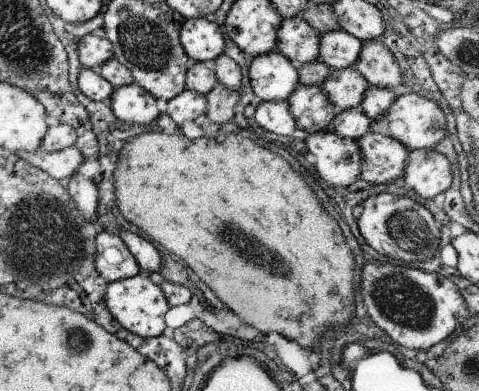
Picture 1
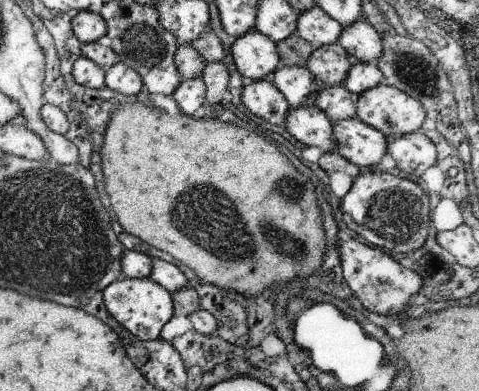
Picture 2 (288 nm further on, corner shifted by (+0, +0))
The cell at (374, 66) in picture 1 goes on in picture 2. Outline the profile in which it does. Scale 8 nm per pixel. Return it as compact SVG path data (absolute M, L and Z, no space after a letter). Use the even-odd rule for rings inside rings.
M357 20L351 26L343 28L341 36L337 38L337 44L347 50L353 62L369 64L369 62L375 62L383 52L383 44L375 28L365 20Z

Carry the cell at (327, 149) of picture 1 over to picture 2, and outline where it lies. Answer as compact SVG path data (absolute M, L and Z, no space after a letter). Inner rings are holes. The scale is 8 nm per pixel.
M299 106L289 108L285 116L285 130L301 144L317 146L323 154L335 152L335 138L333 138L333 124L329 122L327 114L313 106Z

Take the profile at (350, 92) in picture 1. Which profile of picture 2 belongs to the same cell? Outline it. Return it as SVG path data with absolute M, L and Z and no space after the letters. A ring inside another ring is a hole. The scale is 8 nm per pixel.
M335 42L313 50L311 58L305 62L305 68L313 74L317 84L329 88L345 82L351 62L353 60L349 58L347 50Z

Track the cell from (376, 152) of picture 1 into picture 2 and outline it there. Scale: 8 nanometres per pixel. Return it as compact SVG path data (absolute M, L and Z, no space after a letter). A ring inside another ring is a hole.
M359 118L339 120L333 124L335 152L355 166L379 166L383 154L387 154L387 138L383 132L367 126Z

